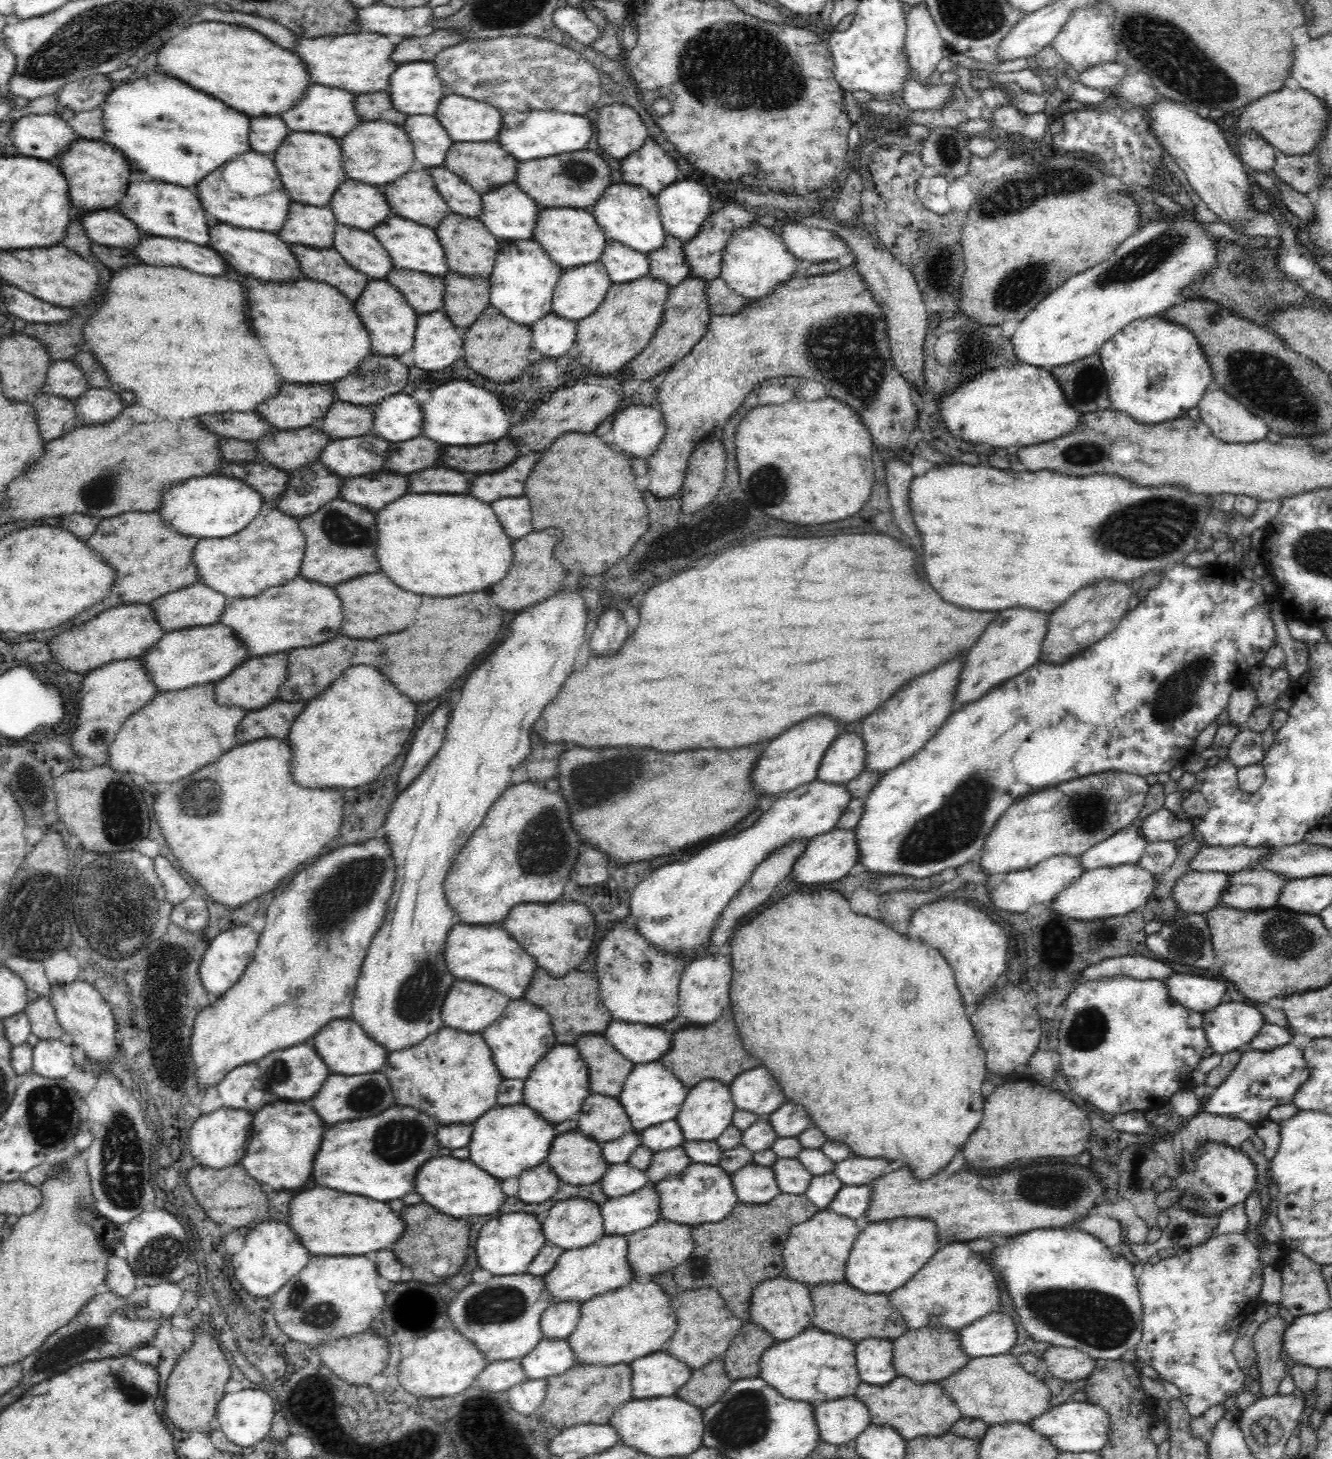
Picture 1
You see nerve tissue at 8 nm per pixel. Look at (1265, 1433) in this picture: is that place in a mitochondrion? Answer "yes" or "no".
yes

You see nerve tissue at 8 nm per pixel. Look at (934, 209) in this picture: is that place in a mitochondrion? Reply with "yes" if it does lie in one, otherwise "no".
no

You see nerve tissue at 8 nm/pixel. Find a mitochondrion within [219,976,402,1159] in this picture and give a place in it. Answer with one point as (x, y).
(368, 1096)

